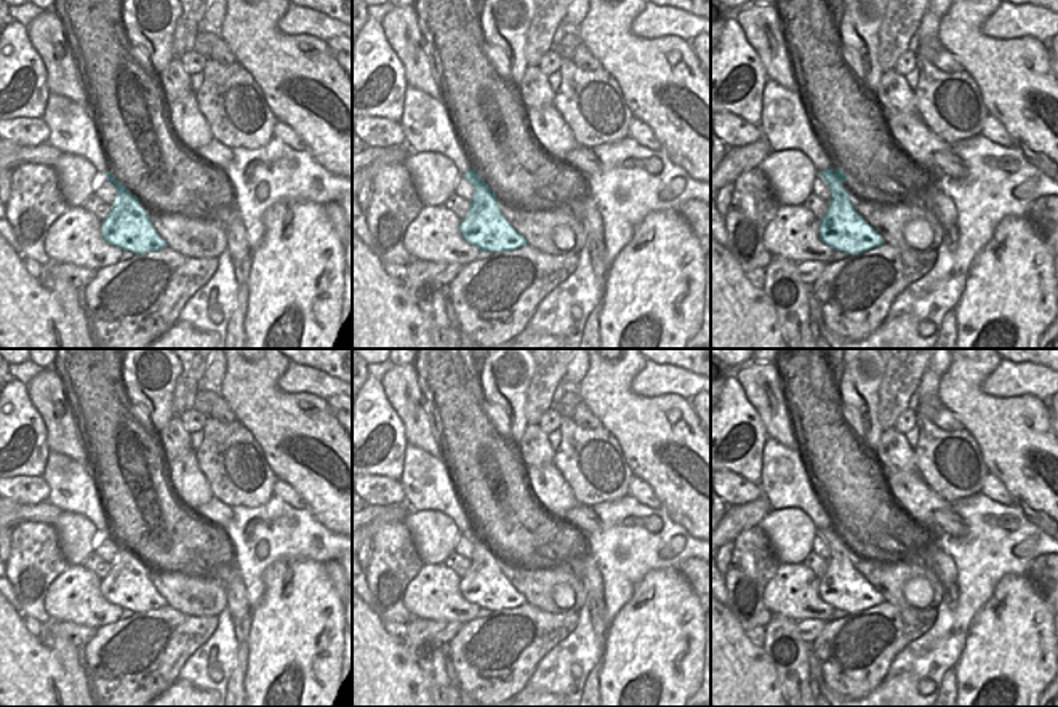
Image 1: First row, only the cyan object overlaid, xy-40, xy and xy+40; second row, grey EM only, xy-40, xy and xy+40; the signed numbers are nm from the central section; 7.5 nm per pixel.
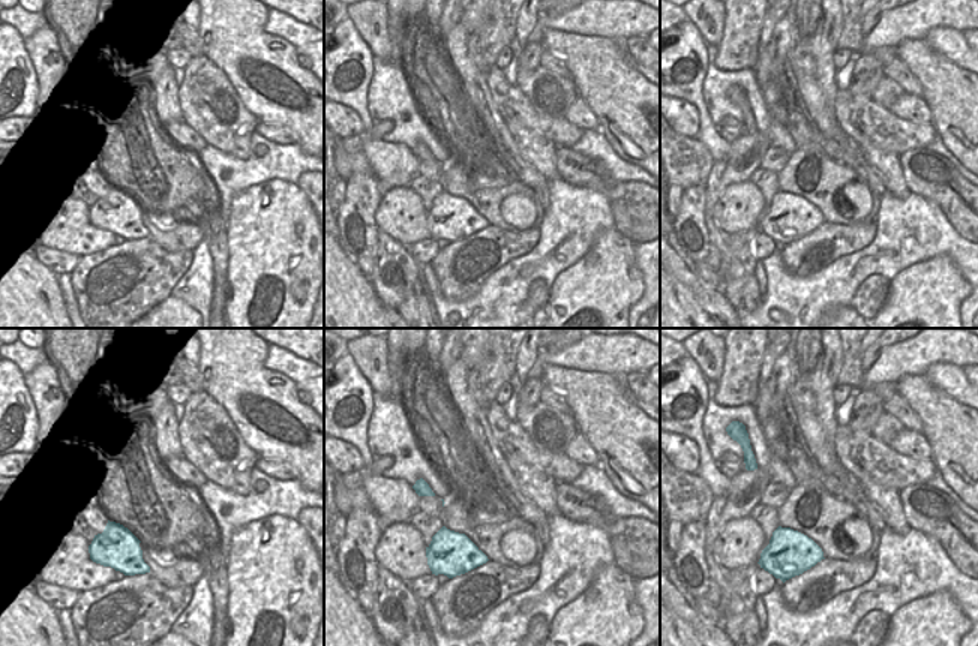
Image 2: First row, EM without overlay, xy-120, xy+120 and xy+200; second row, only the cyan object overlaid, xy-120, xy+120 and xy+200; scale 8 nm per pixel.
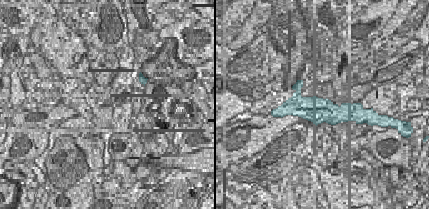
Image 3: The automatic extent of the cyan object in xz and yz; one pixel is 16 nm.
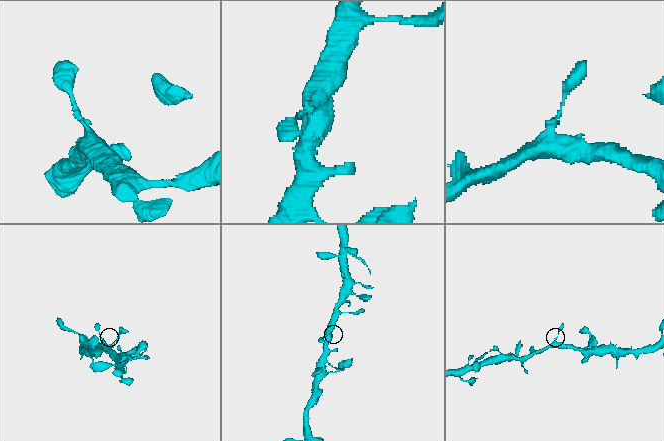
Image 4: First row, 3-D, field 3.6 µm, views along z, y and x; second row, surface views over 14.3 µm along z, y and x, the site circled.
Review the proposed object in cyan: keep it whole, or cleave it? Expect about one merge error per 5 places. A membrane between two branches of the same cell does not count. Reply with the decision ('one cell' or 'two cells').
one cell

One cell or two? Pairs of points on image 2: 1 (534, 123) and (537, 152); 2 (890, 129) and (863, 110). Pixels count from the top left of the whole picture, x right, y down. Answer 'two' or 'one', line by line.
1: two
2: one

